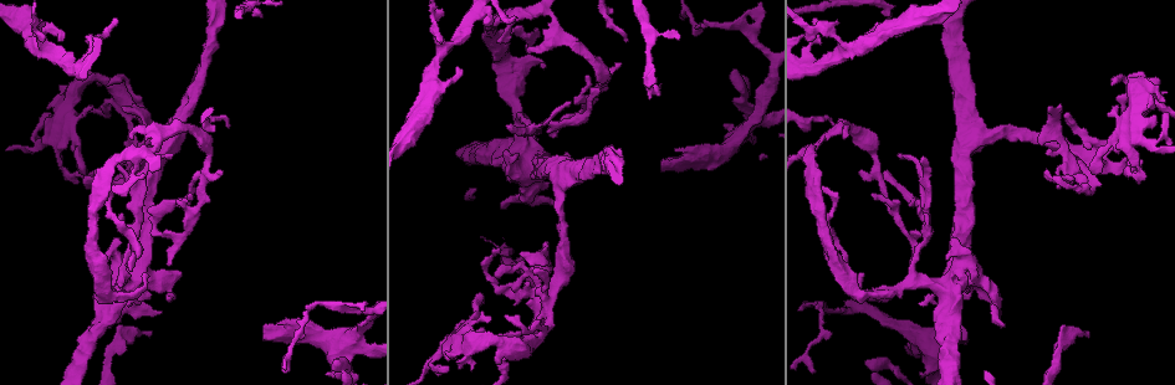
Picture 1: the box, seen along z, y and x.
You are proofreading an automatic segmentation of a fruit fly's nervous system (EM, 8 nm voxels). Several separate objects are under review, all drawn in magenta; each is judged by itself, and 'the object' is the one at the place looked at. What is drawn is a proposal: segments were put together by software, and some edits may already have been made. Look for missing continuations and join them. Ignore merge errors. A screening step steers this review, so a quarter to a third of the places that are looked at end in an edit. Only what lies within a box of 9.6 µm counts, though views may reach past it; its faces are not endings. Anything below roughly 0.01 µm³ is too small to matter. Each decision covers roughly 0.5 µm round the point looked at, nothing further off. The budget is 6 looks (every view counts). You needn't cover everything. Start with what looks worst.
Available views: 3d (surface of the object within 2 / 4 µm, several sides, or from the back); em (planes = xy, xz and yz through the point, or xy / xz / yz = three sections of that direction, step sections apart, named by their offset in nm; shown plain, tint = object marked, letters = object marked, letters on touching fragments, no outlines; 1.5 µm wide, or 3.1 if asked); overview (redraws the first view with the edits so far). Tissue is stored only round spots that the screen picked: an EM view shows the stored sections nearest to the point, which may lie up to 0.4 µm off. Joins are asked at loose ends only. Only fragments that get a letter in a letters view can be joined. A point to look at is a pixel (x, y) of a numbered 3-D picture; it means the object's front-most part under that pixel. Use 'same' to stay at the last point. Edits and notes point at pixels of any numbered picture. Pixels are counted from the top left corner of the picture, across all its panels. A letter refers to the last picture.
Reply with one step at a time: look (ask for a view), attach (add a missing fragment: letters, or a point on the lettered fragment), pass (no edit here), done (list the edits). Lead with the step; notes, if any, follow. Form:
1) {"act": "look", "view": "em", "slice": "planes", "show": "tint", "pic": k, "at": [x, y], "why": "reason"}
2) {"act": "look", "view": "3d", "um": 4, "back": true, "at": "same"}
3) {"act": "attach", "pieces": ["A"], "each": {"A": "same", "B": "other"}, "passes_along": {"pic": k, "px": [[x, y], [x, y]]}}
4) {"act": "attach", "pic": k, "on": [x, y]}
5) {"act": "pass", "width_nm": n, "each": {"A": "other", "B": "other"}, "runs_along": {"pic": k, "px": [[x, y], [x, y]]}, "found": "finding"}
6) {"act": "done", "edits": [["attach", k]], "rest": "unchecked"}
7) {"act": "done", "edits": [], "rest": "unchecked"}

{"act": "look", "view": "em", "slice": "yz", "step": 8, "show": "tint", "pic": 1, "at": [227, 126], "why": "end of a long branch"}

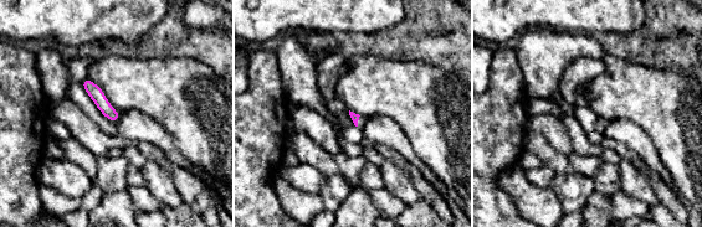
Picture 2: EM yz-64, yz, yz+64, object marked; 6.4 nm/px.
{"act": "look", "view": "em", "slice": "planes", "show": "letters", "at": "same", "why": "another direction"}

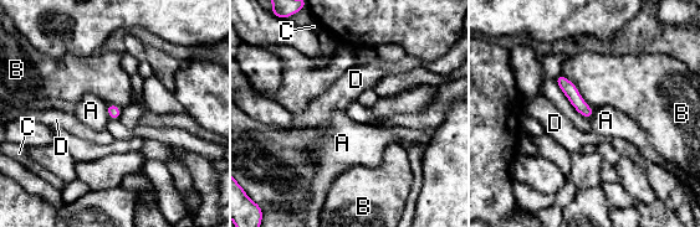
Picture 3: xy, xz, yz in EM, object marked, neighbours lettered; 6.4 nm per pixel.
{"act": "pass", "each": {"A": "other", "B": "other", "C": "other", "D": "other"}, "found": "none of them fits"}

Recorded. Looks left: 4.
{"act": "look", "view": "em", "slice": "planes", "show": "tint", "pic": 1, "at": [862, 275], "why": "an open end"}

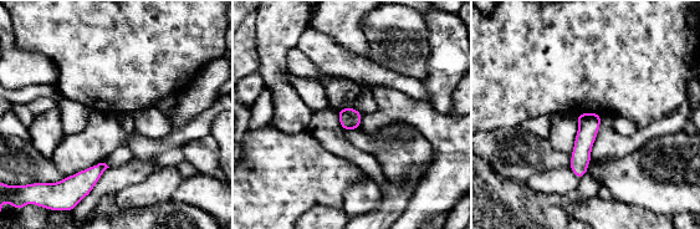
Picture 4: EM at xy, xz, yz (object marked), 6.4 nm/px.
{"act": "look", "view": "em", "slice": "planes", "show": "letters", "at": "same", "why": "see the neighbours"}

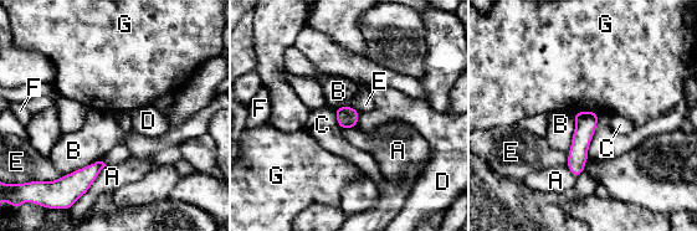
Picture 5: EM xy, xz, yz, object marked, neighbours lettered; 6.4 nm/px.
{"act": "pass", "width_nm": 140, "longest_contact_nm": ["A", 260], "each": {"A": "other", "B": "other", "C": "other", "D": "other", "E": "other", "F": "other", "G": "other"}, "found": "none of them fits"}

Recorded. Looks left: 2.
{"act": "look", "view": "em", "slice": "yz", "step": 4, "show": "letters", "pic": 1, "at": [97, 84], "why": "thick end"}

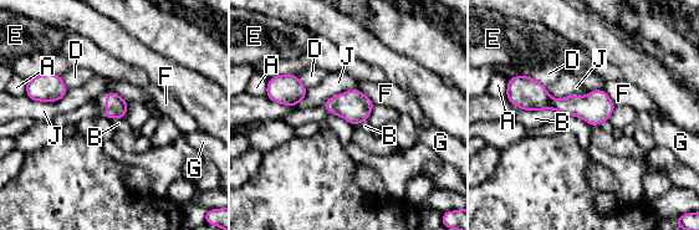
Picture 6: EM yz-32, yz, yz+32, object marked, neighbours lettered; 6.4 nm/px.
{"act": "pass", "longest_contact_nm": ["J", 280], "each": {"A": "other", "B": "other", "D": "other", "E": "other", "F": "other", "G": "other", "J": "other"}, "runs_along": {"pic": 6, "px": [[516, 97], [562, 106], [611, 107]]}, "found": "none of them fits"}

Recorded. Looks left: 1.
{"act": "done", "edits": [], "rest": "unchecked"}

